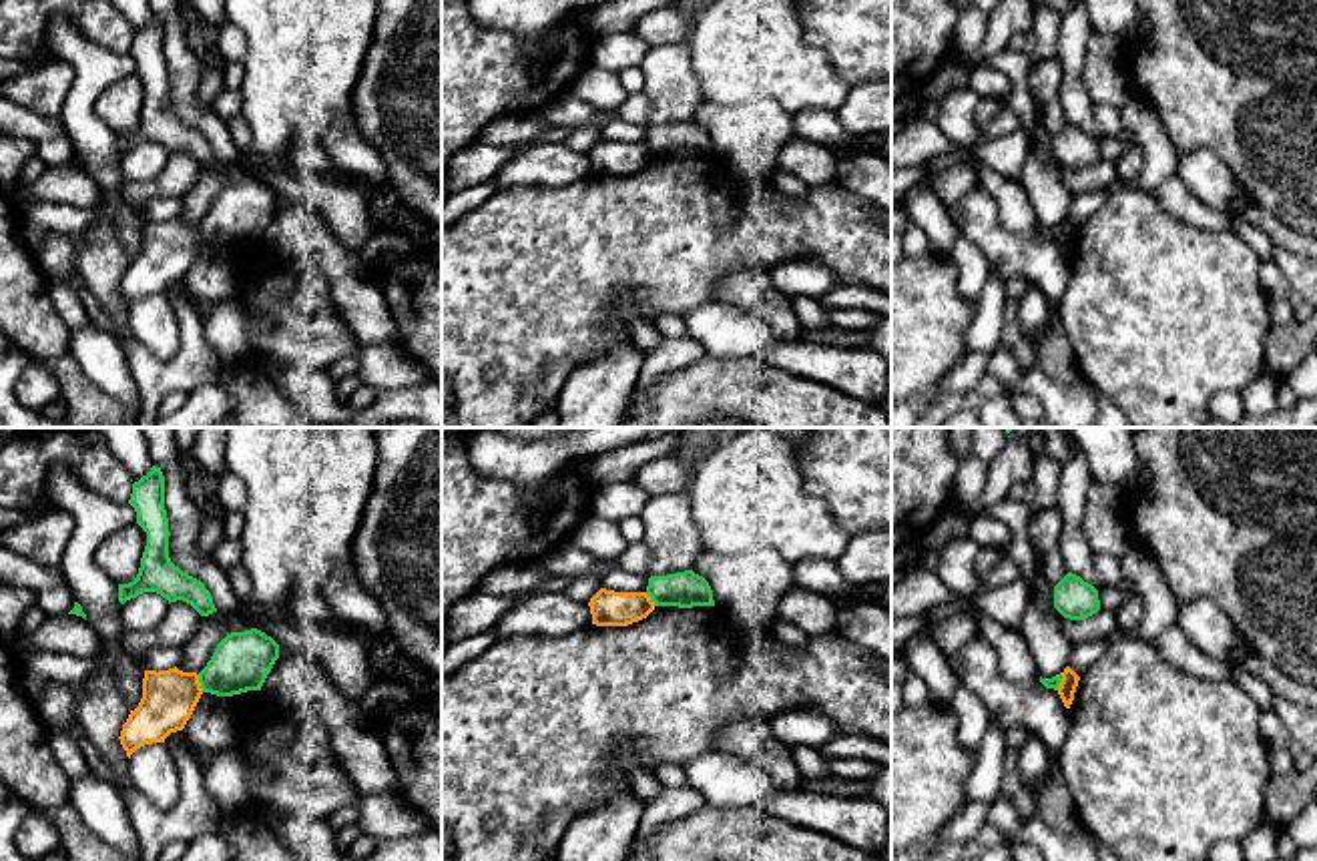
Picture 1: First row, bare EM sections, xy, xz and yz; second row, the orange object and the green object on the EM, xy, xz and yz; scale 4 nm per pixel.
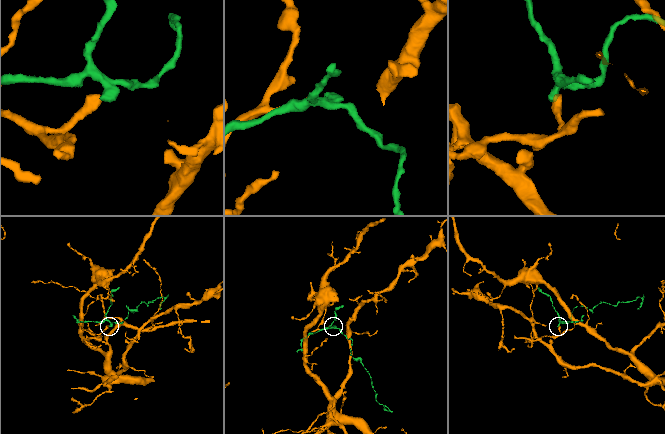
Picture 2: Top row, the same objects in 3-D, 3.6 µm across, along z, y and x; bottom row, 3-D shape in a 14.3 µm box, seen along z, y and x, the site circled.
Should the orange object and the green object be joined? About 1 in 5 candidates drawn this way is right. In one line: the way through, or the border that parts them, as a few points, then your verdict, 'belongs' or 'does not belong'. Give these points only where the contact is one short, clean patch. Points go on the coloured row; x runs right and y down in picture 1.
border along xy (197, 675), (203, 691); does not belong

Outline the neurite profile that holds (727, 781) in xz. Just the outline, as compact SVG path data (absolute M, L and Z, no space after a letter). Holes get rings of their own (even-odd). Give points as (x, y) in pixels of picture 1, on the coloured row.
M719 749L685 763L683 771L691 787L721 809L753 807L771 793L783 793L767 773Z

